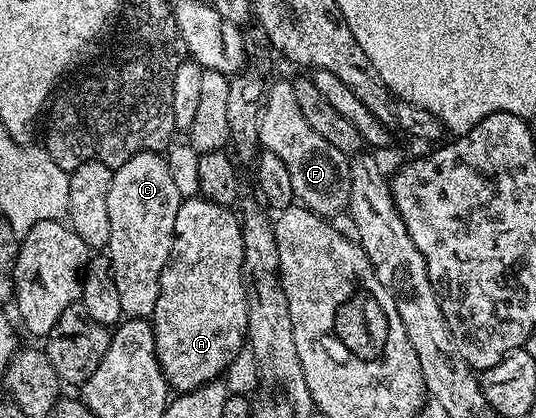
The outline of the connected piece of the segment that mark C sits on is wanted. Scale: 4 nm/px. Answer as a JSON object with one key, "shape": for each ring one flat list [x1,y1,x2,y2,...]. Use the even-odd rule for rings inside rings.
{"shape":[[148,150,131,156,127,164,113,170,111,188,107,192,107,216,111,219,111,236,107,253,109,265,113,268,115,288,119,292,121,313,125,318,152,319,155,312,155,300,159,300,159,280,173,247,175,216,179,216,182,204,179,188,171,180,169,163,160,153]]}

